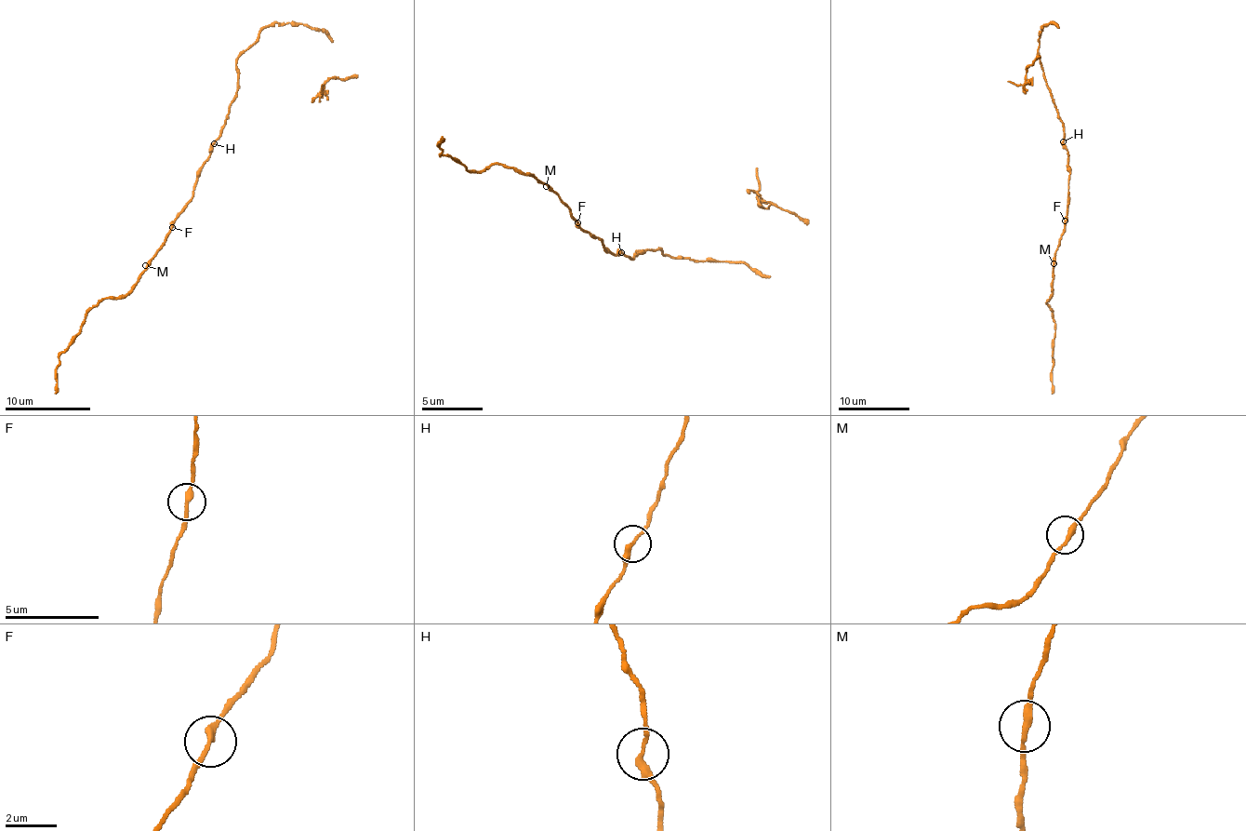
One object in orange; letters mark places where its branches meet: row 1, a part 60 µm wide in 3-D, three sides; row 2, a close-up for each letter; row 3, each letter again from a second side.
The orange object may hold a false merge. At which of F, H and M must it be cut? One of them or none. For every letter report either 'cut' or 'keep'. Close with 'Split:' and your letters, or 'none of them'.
F: keep
H: cut
M: keep
Split: H

